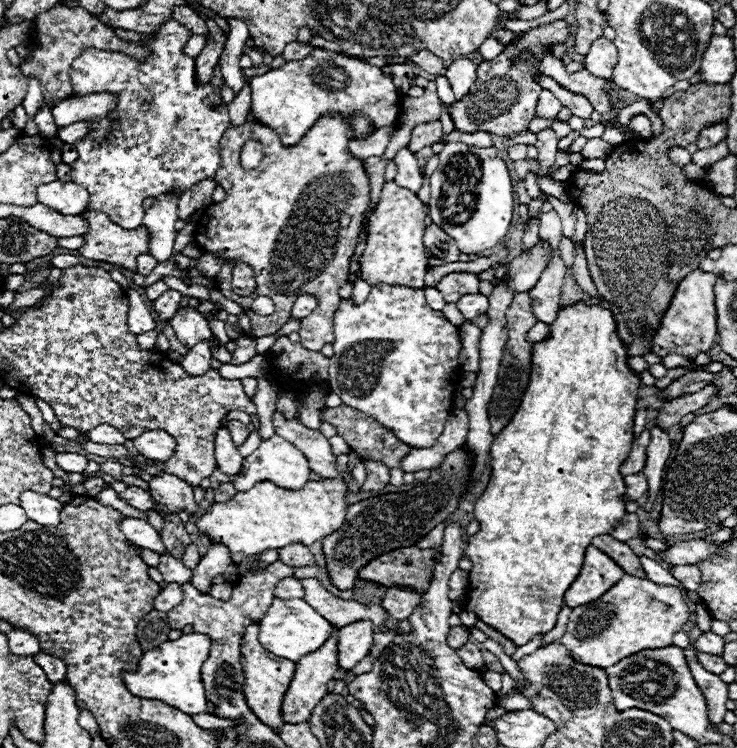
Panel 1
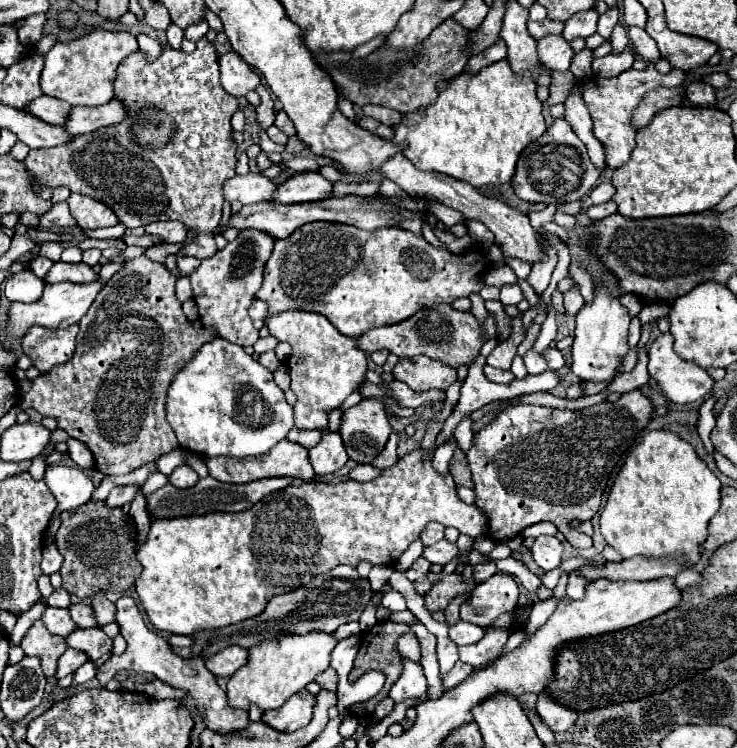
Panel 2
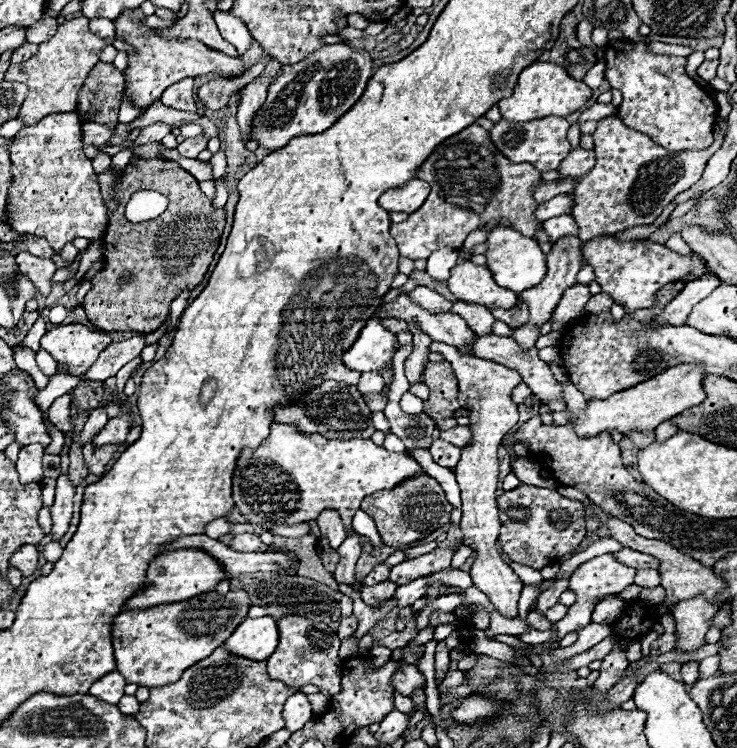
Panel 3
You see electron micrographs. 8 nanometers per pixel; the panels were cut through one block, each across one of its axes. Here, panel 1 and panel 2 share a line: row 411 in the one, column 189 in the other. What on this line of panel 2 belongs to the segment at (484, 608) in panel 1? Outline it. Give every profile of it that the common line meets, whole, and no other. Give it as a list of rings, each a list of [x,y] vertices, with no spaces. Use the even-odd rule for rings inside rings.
[[[422,450],[410,452],[400,458],[396,466],[386,468],[382,476],[370,482],[296,482],[284,490],[276,490],[264,496],[254,504],[252,510],[236,514],[212,512],[208,516],[154,520],[146,544],[136,552],[144,568],[136,580],[136,592],[152,626],[170,634],[190,636],[202,630],[214,630],[254,618],[264,612],[270,598],[294,592],[296,588],[308,584],[314,576],[336,566],[346,564],[356,568],[362,560],[374,566],[396,564],[404,550],[420,538],[420,532],[428,526],[428,522],[454,526],[460,530],[460,534],[468,534],[472,538],[484,534],[484,514],[476,506],[468,506],[456,496],[456,484],[452,476],[440,476],[432,468],[432,454],[426,462],[422,456]]]

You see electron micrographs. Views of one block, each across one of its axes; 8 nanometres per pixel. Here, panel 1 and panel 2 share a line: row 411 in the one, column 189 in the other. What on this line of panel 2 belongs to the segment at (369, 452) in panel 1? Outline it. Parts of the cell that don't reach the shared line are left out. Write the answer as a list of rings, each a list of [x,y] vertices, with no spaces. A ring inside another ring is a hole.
[[[148,256],[126,260],[122,270],[108,280],[86,316],[78,322],[80,334],[72,360],[32,380],[30,392],[24,394],[20,404],[12,410],[20,412],[34,408],[42,416],[54,418],[58,428],[66,430],[68,436],[84,442],[92,450],[94,462],[104,474],[128,474],[148,462],[156,462],[162,454],[176,450],[178,440],[166,424],[166,390],[172,376],[192,358],[192,354],[206,340],[216,336],[212,330],[192,328],[174,294],[176,280],[178,278],[164,264],[154,262]]]

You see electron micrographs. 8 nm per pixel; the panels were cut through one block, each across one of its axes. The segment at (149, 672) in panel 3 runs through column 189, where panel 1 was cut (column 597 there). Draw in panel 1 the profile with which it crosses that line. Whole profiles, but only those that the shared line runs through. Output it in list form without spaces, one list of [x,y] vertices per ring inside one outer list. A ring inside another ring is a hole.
[[[624,576],[604,596],[592,604],[576,606],[570,614],[566,634],[560,644],[572,652],[580,664],[608,668],[622,658],[646,648],[664,648],[672,644],[672,636],[688,622],[690,610],[682,592],[676,586],[656,584],[648,578]]]

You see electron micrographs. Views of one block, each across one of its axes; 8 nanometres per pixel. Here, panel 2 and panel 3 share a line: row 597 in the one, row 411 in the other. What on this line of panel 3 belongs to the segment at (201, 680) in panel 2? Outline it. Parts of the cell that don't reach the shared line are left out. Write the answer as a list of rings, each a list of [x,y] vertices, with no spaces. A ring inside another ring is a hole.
[[[122,404],[120,410],[122,410],[120,416],[108,420],[104,430],[98,436],[92,438],[94,448],[102,448],[102,446],[108,446],[108,444],[122,444],[126,440],[126,434],[130,430],[130,416],[128,416],[130,410],[124,404]]]

